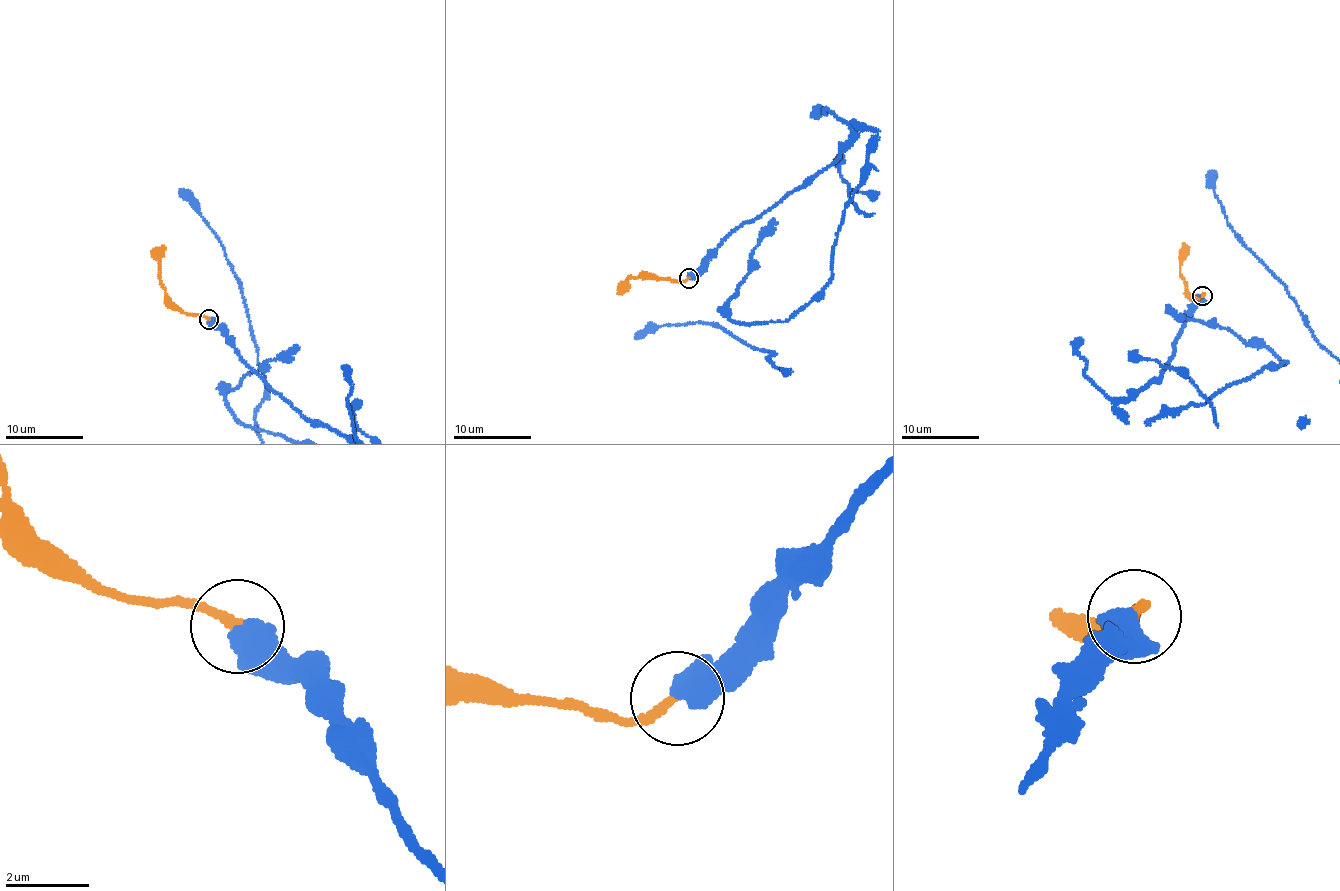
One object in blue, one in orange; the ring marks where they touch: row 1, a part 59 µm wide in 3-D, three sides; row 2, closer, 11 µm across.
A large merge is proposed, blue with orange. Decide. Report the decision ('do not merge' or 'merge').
merge

